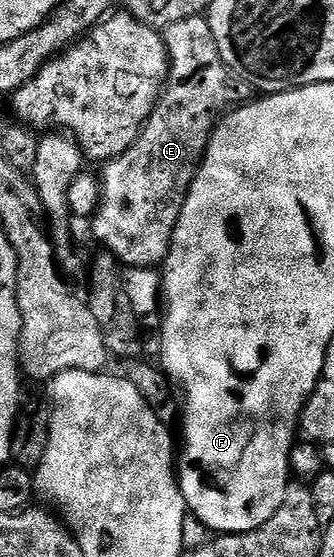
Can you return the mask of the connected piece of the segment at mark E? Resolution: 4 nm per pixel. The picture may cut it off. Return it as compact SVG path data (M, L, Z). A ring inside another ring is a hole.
M206 16L181 19L168 25L163 33L163 42L167 45L167 58L171 60L167 84L137 139L120 157L102 166L103 199L90 222L96 239L104 241L106 250L116 257L120 266L127 269L153 269L166 261L176 233L175 228L185 207L187 192L203 161L209 139L224 114L236 104L236 78L221 59L217 39L213 39L213 31Z

